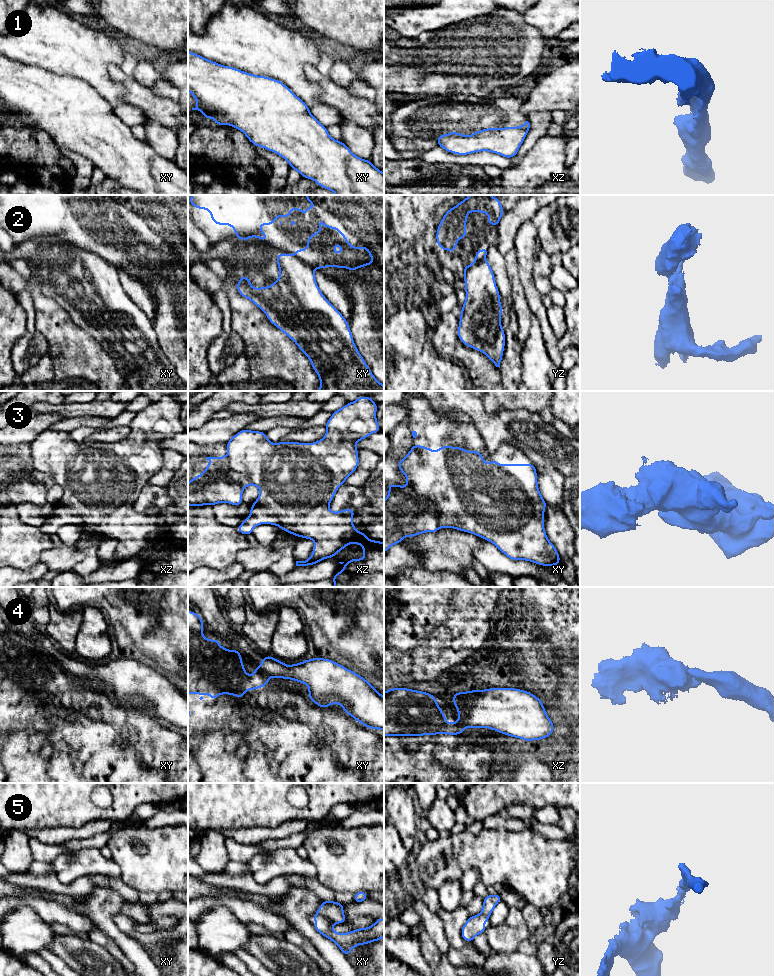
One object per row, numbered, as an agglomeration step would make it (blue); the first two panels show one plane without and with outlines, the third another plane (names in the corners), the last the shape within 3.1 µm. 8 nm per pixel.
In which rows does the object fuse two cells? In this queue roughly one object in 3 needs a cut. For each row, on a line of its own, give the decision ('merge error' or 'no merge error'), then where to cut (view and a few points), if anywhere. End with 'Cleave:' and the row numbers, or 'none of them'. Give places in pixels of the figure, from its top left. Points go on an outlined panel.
1: no merge error; no cut
2: merge error; cut in xy along (293, 255), (313, 268)
3: merge error; cut in xy along (408, 484), (417, 493), (426, 497), (434, 506), (439, 527)
4: merge error; cut in xy along (257, 667), (268, 677)
5: merge error; cut in xy along (316, 912), (335, 922)
Cleave: 2, 3, 4, 5

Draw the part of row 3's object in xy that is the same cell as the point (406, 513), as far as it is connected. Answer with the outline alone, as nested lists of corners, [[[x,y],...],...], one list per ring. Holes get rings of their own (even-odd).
[[[387,484],[388,495],[384,500],[384,553],[393,545],[401,543],[404,537],[422,533],[435,533],[439,530],[438,513],[427,498],[417,494],[409,485]]]

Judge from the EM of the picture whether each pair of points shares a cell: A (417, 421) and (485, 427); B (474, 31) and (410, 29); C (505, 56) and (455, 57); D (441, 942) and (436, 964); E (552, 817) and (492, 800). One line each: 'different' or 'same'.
A: different
B: different
C: same
D: different
E: different

